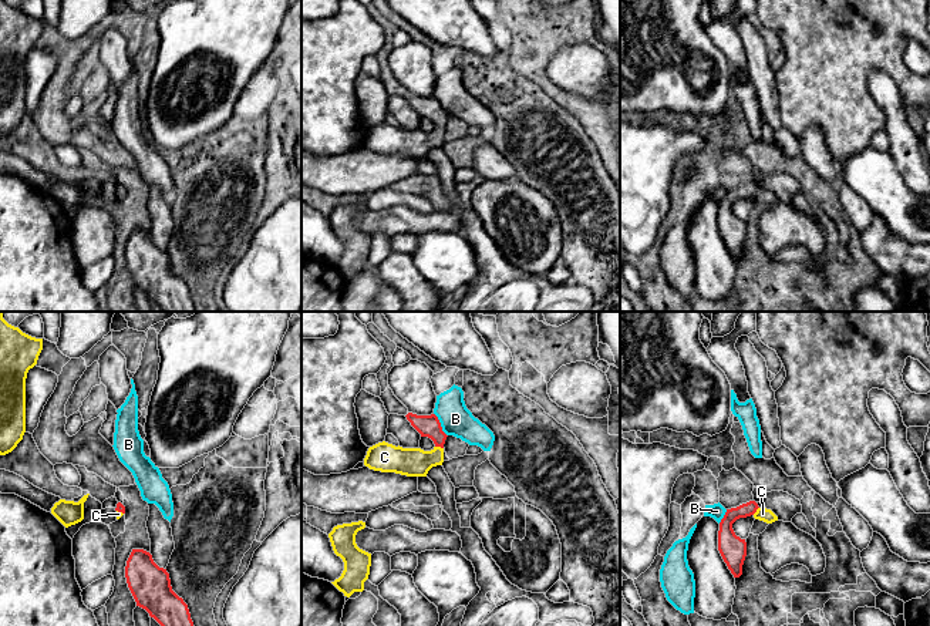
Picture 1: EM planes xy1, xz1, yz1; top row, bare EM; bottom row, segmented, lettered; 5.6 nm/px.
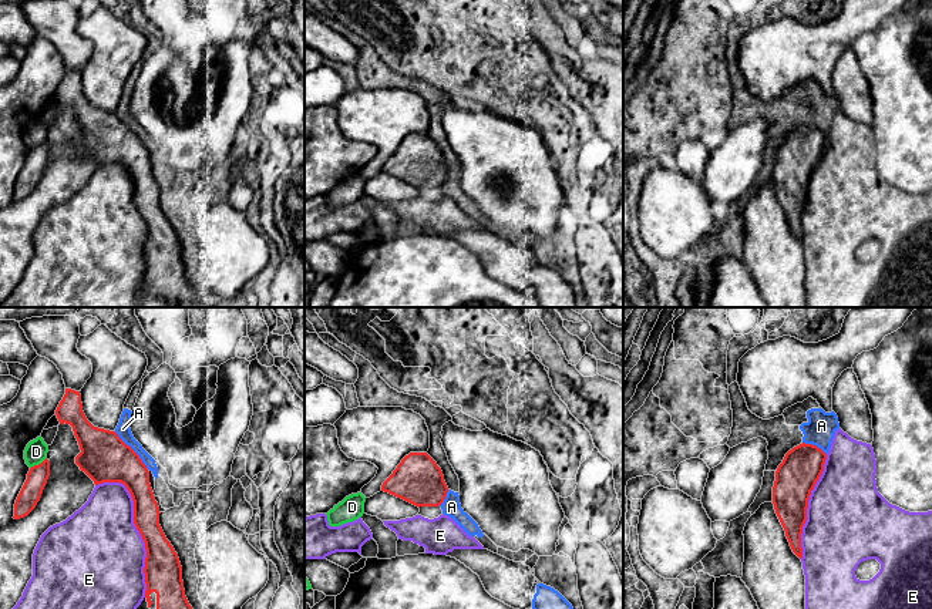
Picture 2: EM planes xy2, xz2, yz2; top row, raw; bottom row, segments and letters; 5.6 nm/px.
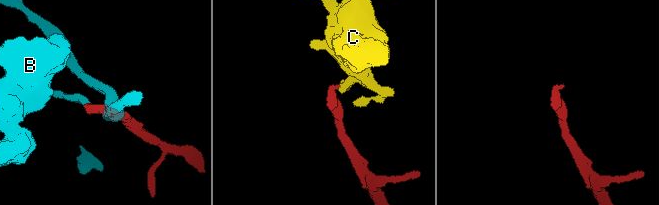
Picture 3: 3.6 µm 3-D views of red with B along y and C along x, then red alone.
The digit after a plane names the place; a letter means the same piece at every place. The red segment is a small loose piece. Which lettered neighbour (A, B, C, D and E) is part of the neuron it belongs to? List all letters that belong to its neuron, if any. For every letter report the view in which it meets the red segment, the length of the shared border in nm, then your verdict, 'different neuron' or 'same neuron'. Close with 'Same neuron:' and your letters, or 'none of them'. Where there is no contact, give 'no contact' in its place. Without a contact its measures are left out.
A: xy2 | 300 nm | different neuron
B: xz1 | 150 nm | different neuron
C: xz1 | 50 nm | same neuron
D: xy2 | 120 nm | different neuron
E: xy2 | 700 nm | different neuron
Same neuron: C

